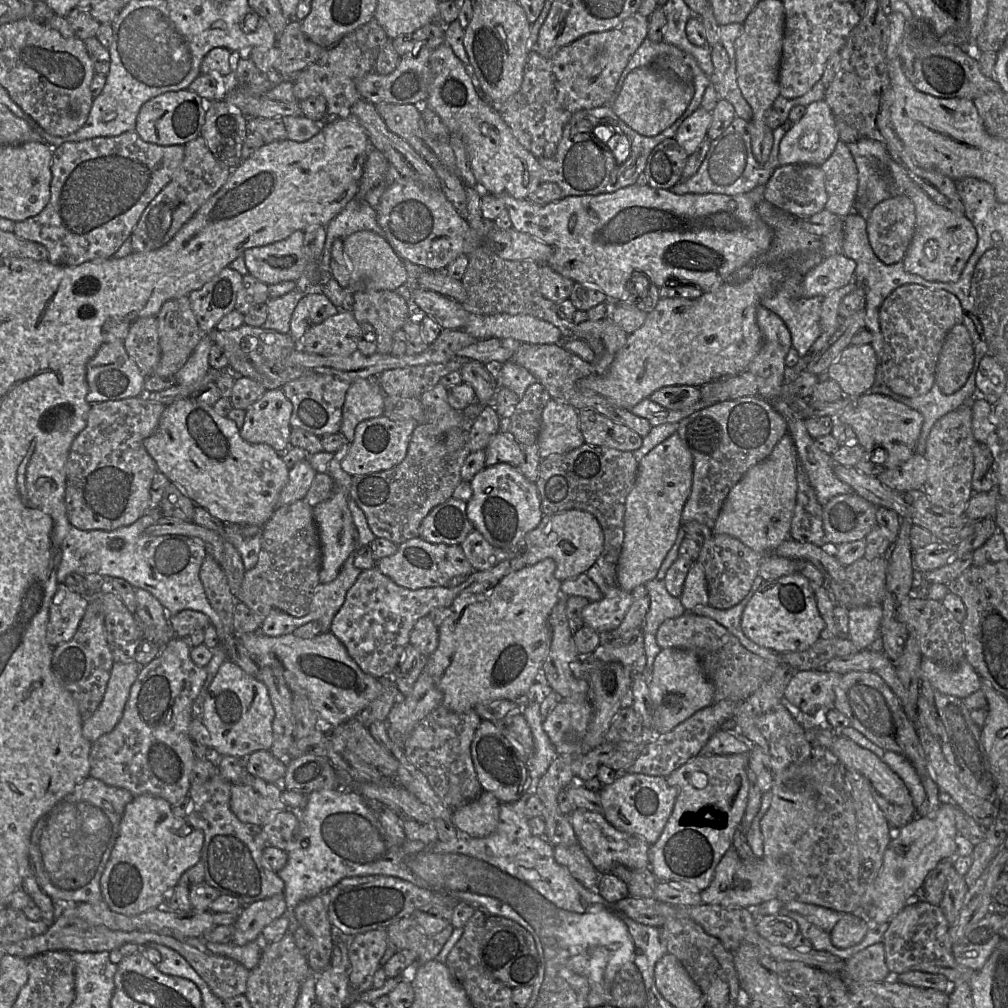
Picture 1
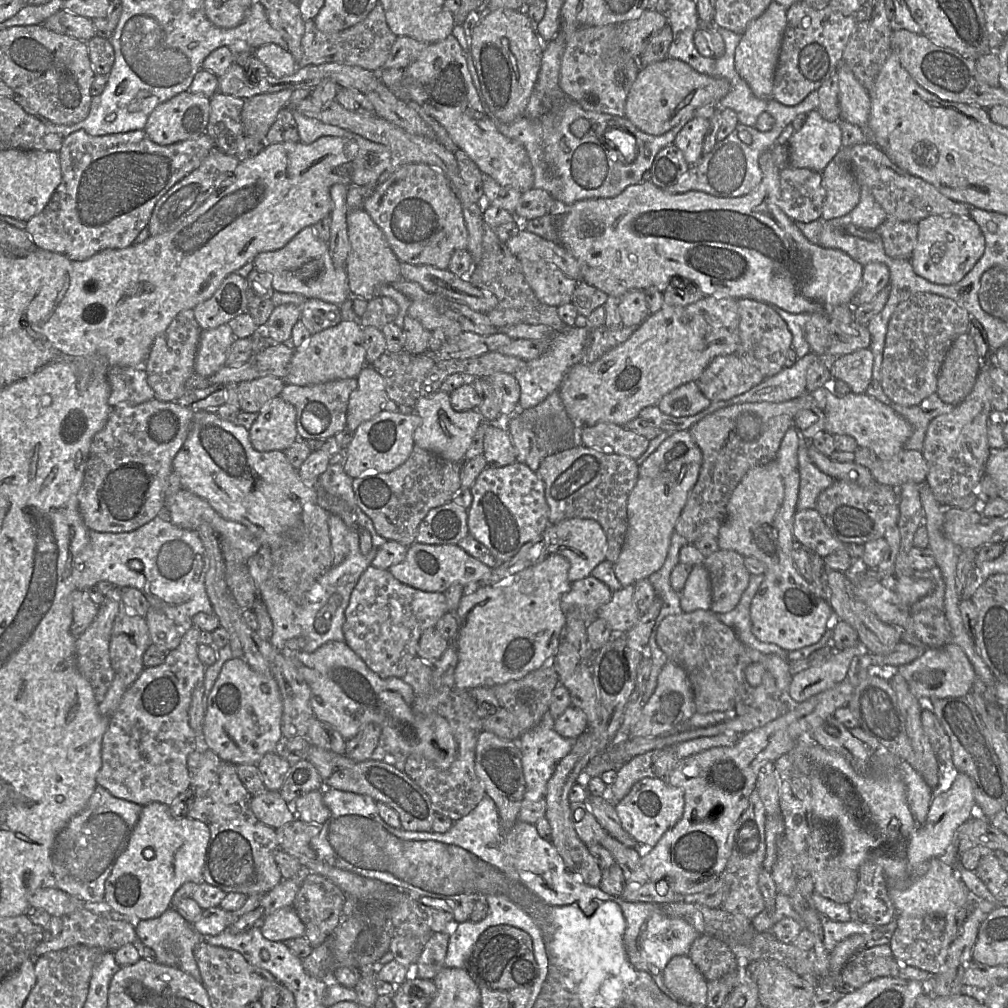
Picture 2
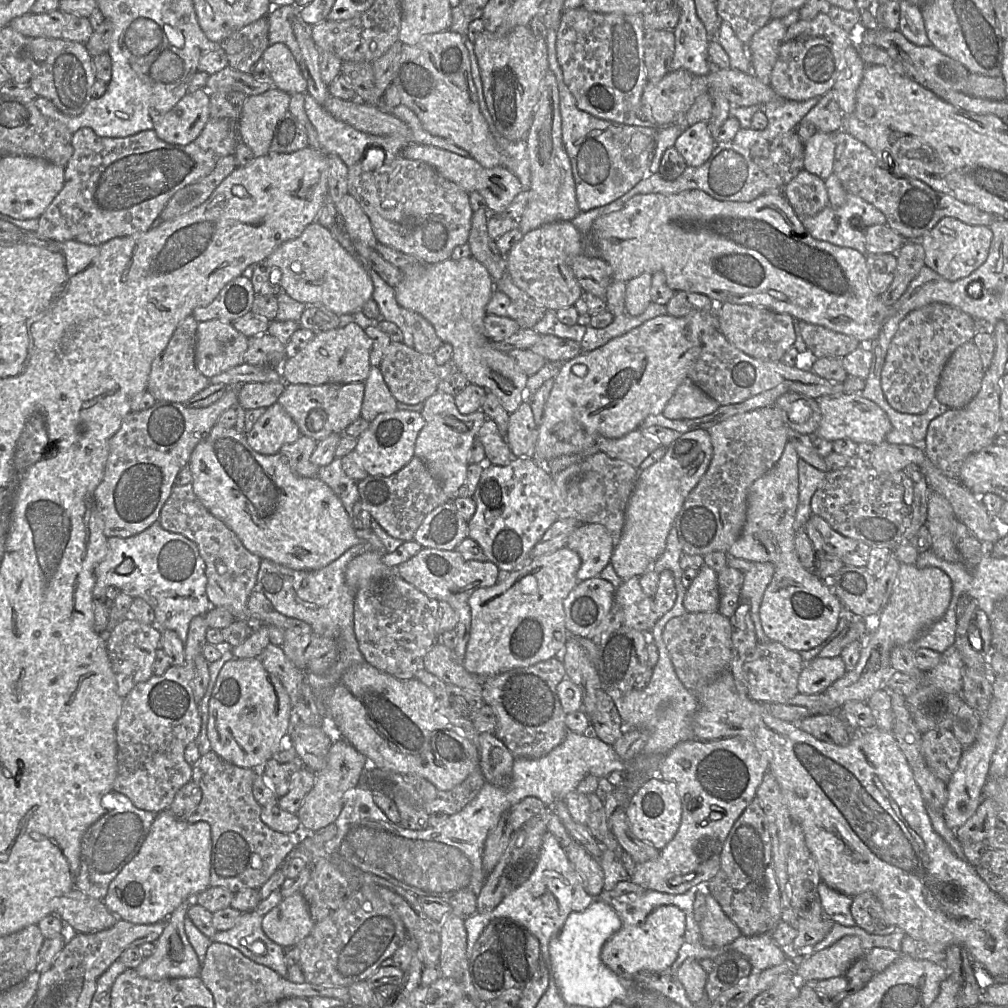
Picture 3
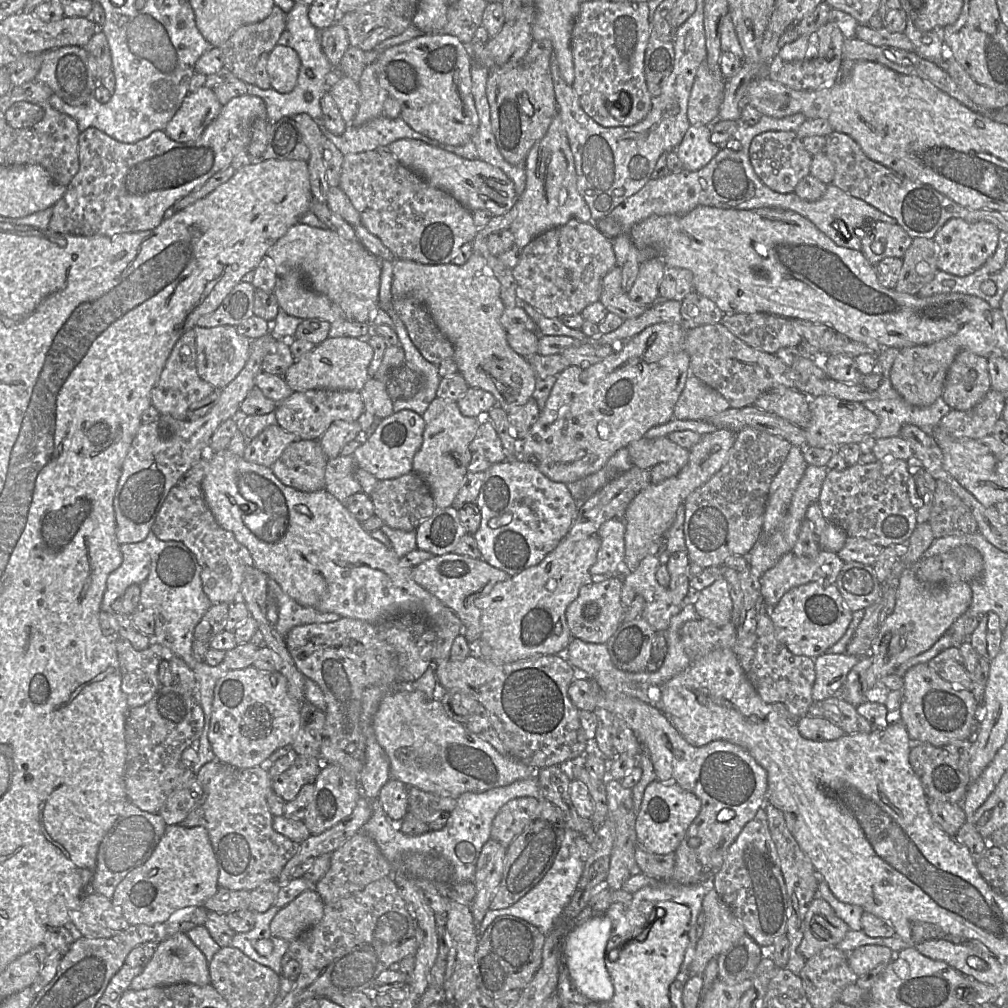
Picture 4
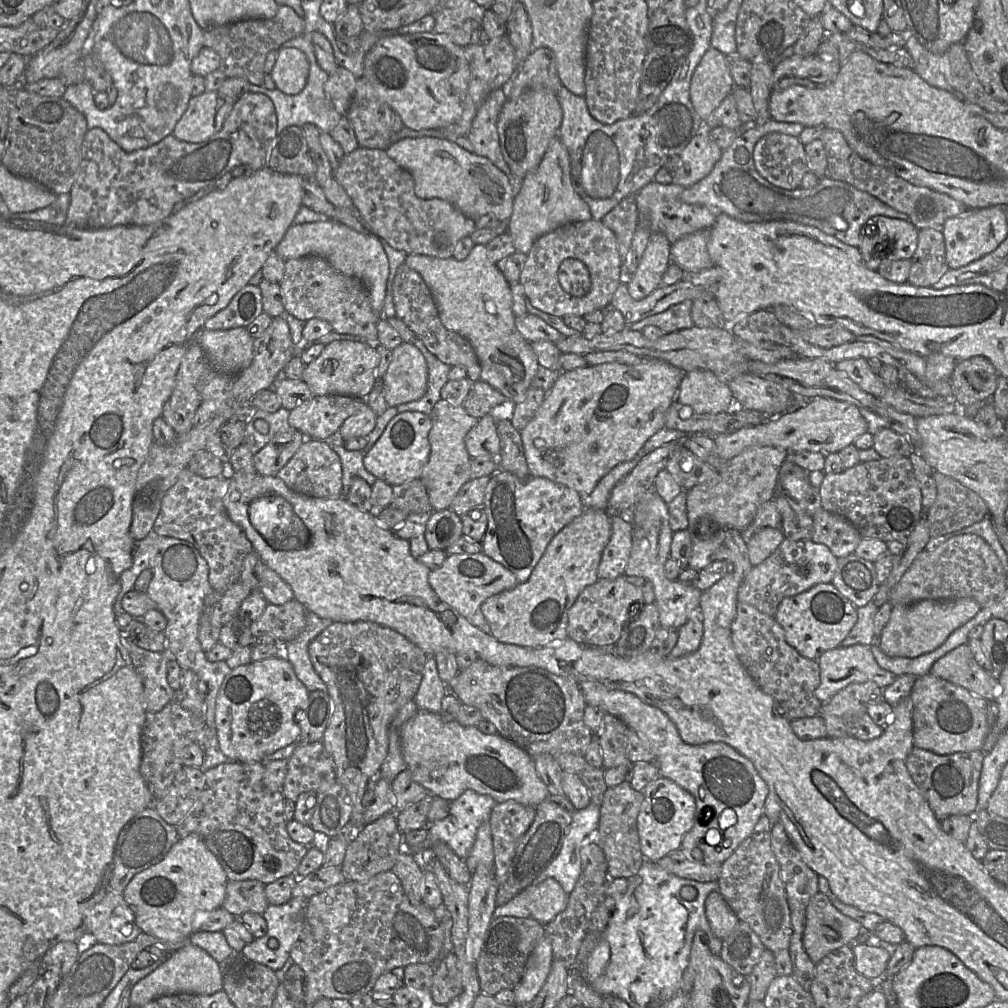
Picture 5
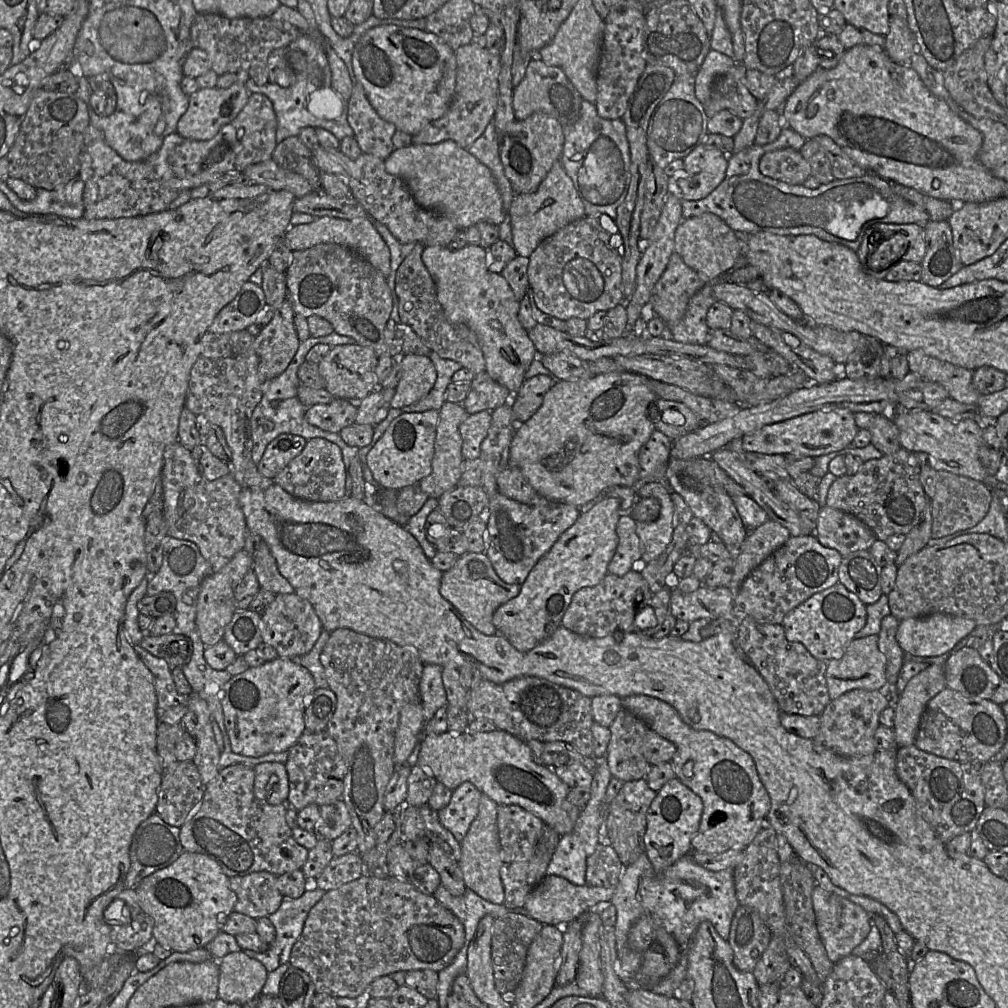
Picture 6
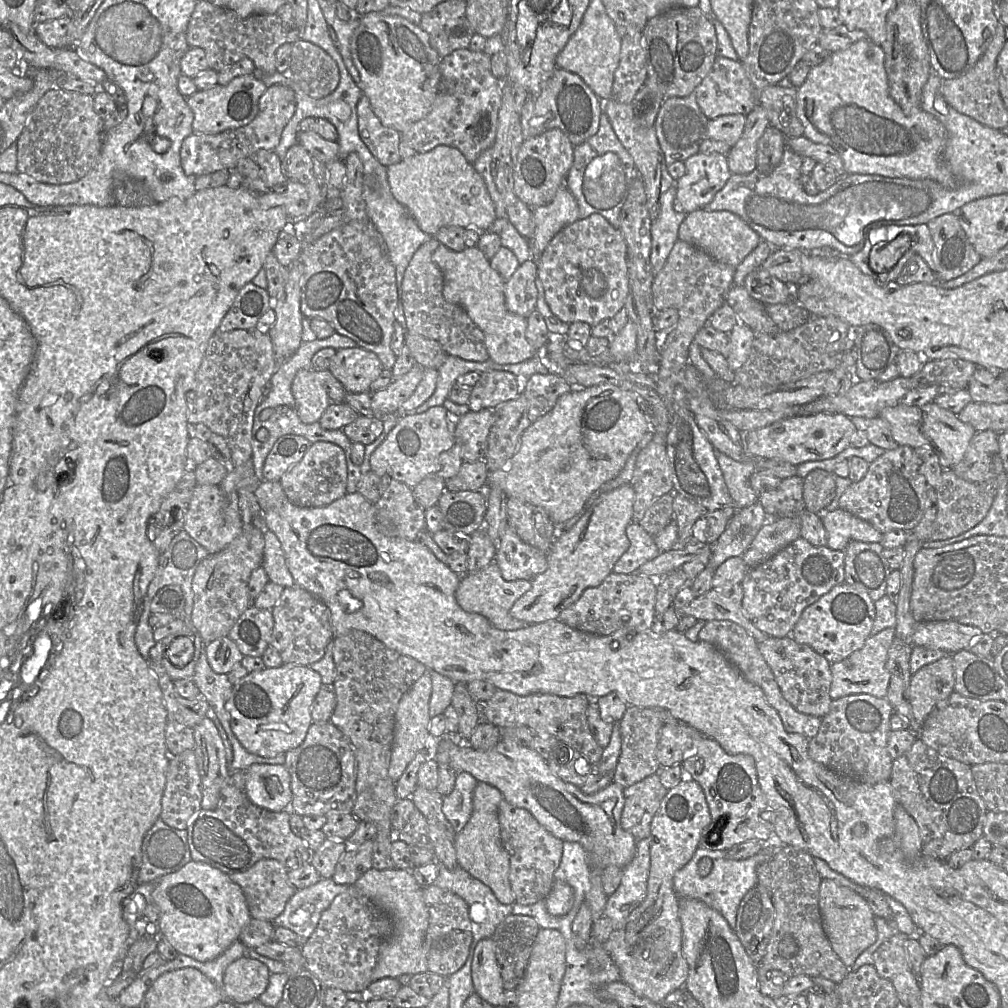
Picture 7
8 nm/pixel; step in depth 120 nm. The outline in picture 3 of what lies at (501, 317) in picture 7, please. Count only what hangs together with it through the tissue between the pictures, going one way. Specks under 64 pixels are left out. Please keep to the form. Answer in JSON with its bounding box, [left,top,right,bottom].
[394,256,528,414]

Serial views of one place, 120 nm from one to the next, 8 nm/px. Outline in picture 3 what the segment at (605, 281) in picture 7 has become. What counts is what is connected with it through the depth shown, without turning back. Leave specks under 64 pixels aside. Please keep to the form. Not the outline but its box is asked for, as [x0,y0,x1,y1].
[506,221,584,310]

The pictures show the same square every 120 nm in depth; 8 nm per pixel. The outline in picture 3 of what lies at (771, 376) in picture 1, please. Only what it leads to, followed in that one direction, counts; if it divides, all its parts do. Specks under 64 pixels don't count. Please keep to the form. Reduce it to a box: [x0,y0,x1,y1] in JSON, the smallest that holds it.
[717,302,796,361]

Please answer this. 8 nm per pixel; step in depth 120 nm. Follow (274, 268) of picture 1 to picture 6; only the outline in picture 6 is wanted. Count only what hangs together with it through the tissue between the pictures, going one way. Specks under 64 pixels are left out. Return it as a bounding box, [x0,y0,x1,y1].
[282,216,390,278]

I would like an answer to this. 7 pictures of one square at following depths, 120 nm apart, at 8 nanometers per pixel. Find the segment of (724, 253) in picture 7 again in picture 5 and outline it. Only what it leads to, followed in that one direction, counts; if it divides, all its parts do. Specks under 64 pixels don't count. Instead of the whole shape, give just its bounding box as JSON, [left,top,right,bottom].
[671,230,714,273]

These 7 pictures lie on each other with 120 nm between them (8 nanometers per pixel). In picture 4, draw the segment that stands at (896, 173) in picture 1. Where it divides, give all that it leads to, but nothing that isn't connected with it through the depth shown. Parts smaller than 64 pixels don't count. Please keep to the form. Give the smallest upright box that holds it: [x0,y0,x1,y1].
[933,218,1000,276]

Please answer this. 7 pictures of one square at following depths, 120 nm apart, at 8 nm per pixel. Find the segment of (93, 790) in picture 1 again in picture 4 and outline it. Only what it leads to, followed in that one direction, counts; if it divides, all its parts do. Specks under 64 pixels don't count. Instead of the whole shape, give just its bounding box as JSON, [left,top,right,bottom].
[92,800,167,899]

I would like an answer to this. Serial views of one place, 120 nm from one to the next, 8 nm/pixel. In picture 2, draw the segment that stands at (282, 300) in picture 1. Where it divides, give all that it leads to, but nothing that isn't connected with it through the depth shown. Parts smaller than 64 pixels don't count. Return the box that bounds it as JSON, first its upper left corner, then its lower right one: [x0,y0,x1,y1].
[259,304,301,343]

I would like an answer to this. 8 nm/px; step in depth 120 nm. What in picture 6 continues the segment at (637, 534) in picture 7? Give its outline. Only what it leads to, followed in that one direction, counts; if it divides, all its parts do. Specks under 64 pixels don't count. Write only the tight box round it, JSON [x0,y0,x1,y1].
[608,516,642,576]

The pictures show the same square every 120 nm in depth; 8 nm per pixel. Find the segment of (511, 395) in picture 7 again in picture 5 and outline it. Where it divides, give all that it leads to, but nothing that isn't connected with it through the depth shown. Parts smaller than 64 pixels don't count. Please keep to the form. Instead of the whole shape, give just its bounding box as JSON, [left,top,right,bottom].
[462,380,506,419]

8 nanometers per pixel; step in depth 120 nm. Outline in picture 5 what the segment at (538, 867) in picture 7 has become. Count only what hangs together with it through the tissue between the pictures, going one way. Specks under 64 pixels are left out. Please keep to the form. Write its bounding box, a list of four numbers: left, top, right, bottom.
[490,801,536,883]

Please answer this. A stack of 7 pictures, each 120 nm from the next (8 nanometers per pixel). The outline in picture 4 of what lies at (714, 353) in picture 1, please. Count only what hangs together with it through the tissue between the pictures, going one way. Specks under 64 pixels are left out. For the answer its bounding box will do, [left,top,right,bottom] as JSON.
[521,323,690,483]

